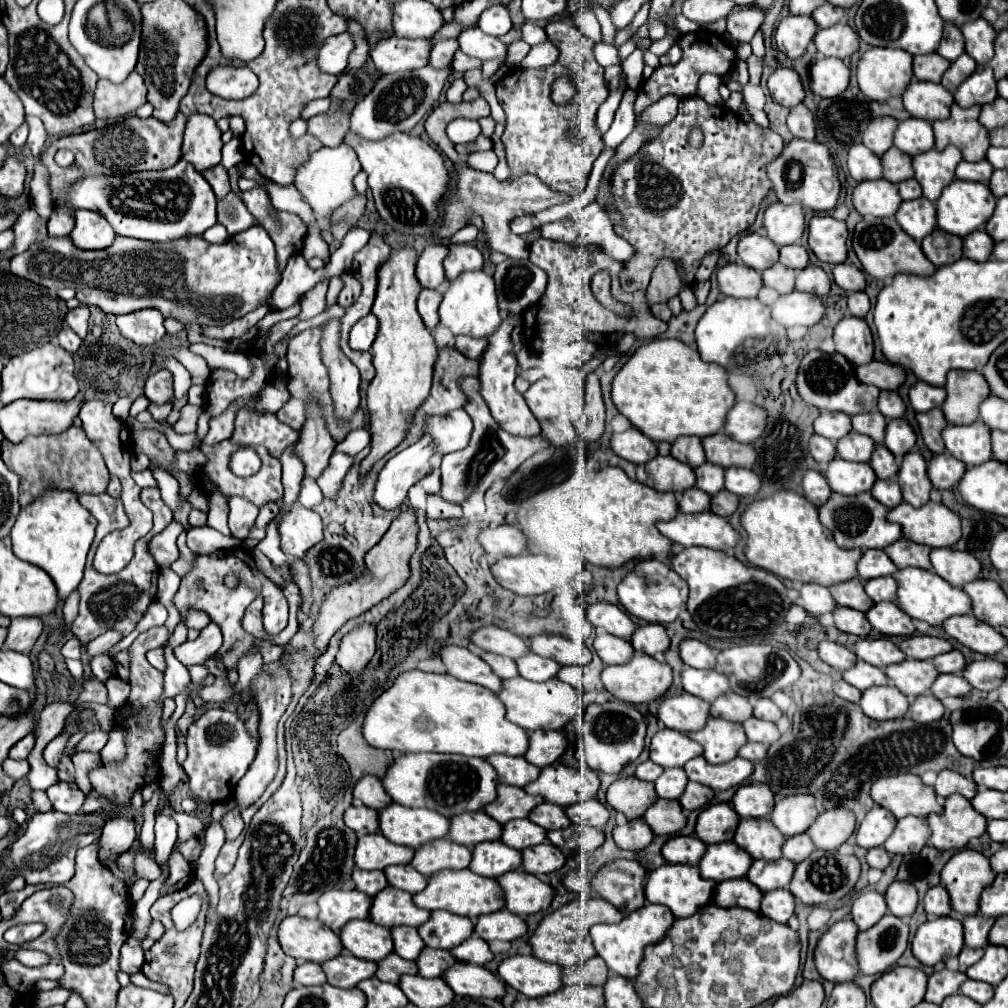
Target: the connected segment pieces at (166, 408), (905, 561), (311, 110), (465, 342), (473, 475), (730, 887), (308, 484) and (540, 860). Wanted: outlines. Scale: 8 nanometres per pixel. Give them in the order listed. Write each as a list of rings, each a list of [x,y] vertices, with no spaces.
[[[150,402],[148,410],[150,410],[150,414],[154,416],[154,420],[162,422],[162,420],[170,414],[170,404],[156,404],[156,402]]]
[[[896,540],[892,542],[888,548],[884,548],[884,552],[888,552],[890,560],[898,566],[898,568],[908,568],[908,566],[916,566],[916,568],[930,568],[930,560],[928,560],[928,546],[922,544],[914,544],[910,540]]]
[[[330,98],[312,100],[312,102],[308,102],[308,104],[304,106],[304,110],[302,110],[302,118],[308,120],[308,118],[312,118],[312,116],[316,116],[316,114],[322,114],[322,112],[328,110],[328,106],[330,106]]]
[[[456,336],[456,344],[454,348],[460,348],[466,356],[472,356],[472,358],[480,358],[480,352],[484,352],[484,344],[486,338],[472,338],[472,336]]]
[[[462,376],[460,378],[460,388],[462,388],[462,392],[468,398],[464,410],[468,412],[468,416],[474,422],[474,432],[472,432],[468,448],[444,454],[442,456],[442,464],[440,464],[440,472],[442,472],[440,496],[444,496],[444,500],[456,502],[456,504],[462,504],[476,490],[486,492],[496,476],[506,480],[526,458],[530,458],[532,454],[552,446],[550,440],[546,440],[542,434],[532,436],[532,438],[524,438],[524,436],[514,436],[514,434],[504,432],[496,424],[496,420],[492,418],[490,408],[488,408],[486,400],[480,394],[482,384],[480,384],[478,376]]]
[[[736,878],[736,880],[724,880],[718,884],[714,902],[722,908],[748,908],[758,912],[760,910],[762,892],[748,880],[748,878]]]
[[[306,476],[306,478],[302,480],[302,490],[300,490],[298,502],[300,502],[302,506],[306,506],[306,508],[314,510],[322,500],[324,500],[324,494],[322,494],[320,486],[316,484],[316,480],[314,480],[314,478]]]
[[[550,842],[522,850],[522,868],[530,874],[550,874],[564,866],[566,856]]]

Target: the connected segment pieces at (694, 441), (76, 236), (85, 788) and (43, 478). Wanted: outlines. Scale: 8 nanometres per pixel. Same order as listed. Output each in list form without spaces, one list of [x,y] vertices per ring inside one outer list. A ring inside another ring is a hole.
[[[680,436],[680,438],[672,444],[670,454],[672,454],[676,460],[680,460],[680,462],[690,464],[692,468],[698,468],[700,464],[706,462],[704,450],[702,450],[702,440],[696,438],[696,436]]]
[[[76,210],[76,226],[70,234],[74,246],[80,250],[102,250],[112,244],[114,236],[116,234],[104,216],[96,212]]]
[[[76,752],[74,758],[74,768],[76,768],[76,786],[84,792],[84,794],[90,794],[92,792],[92,784],[88,780],[88,772],[94,770],[94,768],[100,768],[102,766],[100,754],[92,754],[92,752]]]
[[[70,426],[56,436],[28,436],[20,444],[2,442],[4,464],[20,476],[20,504],[28,506],[46,490],[74,490],[100,494],[106,490],[110,474],[98,446],[88,440],[82,428]]]

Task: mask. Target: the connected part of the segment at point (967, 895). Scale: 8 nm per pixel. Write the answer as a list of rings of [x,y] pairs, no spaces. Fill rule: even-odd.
[[[976,850],[956,852],[942,868],[942,884],[950,894],[952,910],[960,914],[976,914],[984,886],[994,880],[990,862]]]

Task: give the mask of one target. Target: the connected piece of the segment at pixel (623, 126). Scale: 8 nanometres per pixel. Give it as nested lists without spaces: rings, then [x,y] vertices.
[[[626,90],[620,106],[616,110],[616,116],[614,116],[610,130],[602,136],[604,148],[618,148],[626,140],[626,136],[634,130],[634,110],[632,110],[634,100],[636,100],[636,92]]]

